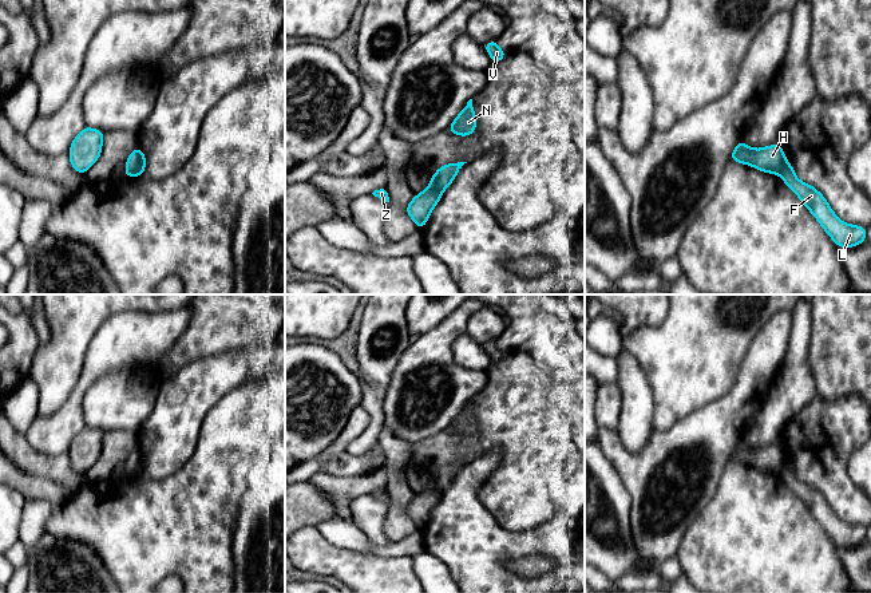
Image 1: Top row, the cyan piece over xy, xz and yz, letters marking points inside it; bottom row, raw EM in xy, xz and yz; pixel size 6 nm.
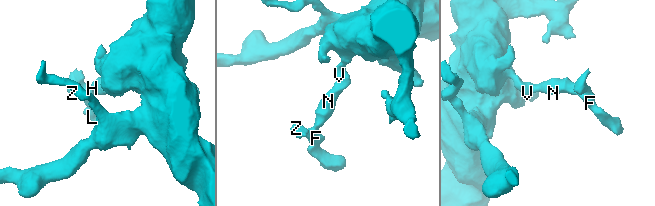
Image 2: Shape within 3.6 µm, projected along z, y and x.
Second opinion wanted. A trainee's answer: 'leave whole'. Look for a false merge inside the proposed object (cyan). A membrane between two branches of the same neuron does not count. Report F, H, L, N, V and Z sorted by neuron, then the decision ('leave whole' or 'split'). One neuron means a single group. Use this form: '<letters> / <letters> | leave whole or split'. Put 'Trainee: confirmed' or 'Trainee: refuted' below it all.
F L Z / H N V | split
Trainee: refuted

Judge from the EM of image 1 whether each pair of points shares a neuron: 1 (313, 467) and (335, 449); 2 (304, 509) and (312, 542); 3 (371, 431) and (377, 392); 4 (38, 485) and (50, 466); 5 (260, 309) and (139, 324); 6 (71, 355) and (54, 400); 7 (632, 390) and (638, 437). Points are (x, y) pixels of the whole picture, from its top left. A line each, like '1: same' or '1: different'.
1: same
2: different
3: same
4: different
5: different
6: same
7: same

